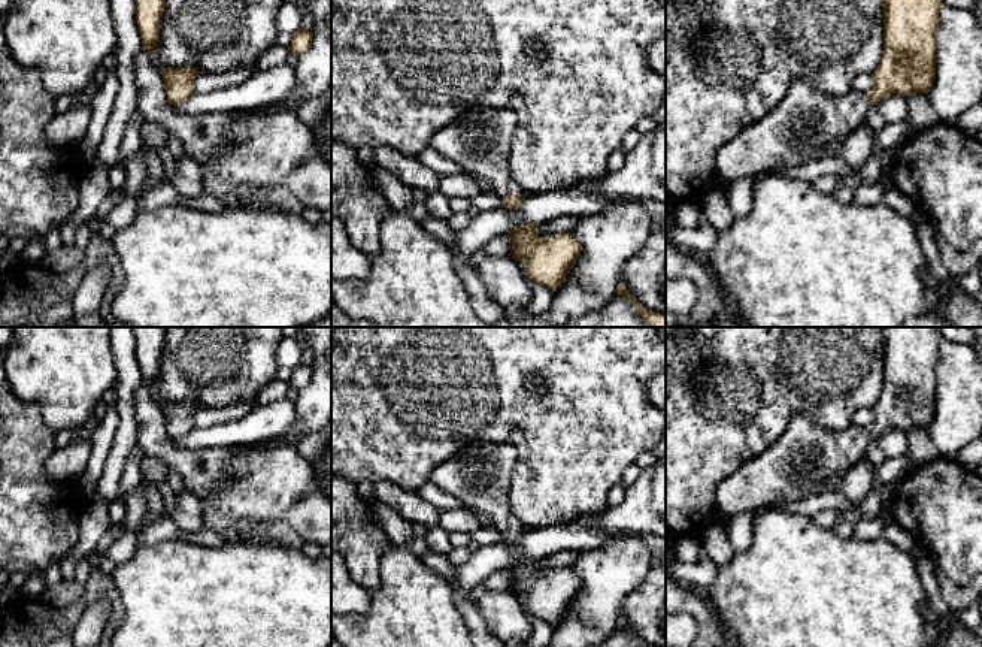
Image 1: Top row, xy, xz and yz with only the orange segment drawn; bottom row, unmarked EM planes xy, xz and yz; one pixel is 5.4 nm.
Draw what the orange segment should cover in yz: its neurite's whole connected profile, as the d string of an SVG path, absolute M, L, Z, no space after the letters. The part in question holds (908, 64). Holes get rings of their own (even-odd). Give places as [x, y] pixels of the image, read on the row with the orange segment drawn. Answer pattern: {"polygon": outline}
{"polygon": "M884 0L884 51L872 73L873 90L830 97L794 81L770 114L718 151L718 184L837 157L846 136L866 124L872 103L889 94L928 93L942 6L942 0Z"}

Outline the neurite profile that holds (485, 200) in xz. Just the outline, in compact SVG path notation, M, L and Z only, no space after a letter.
M481 193L470 199L472 205L476 206L479 211L491 211L497 209L503 203L503 197L495 193Z

